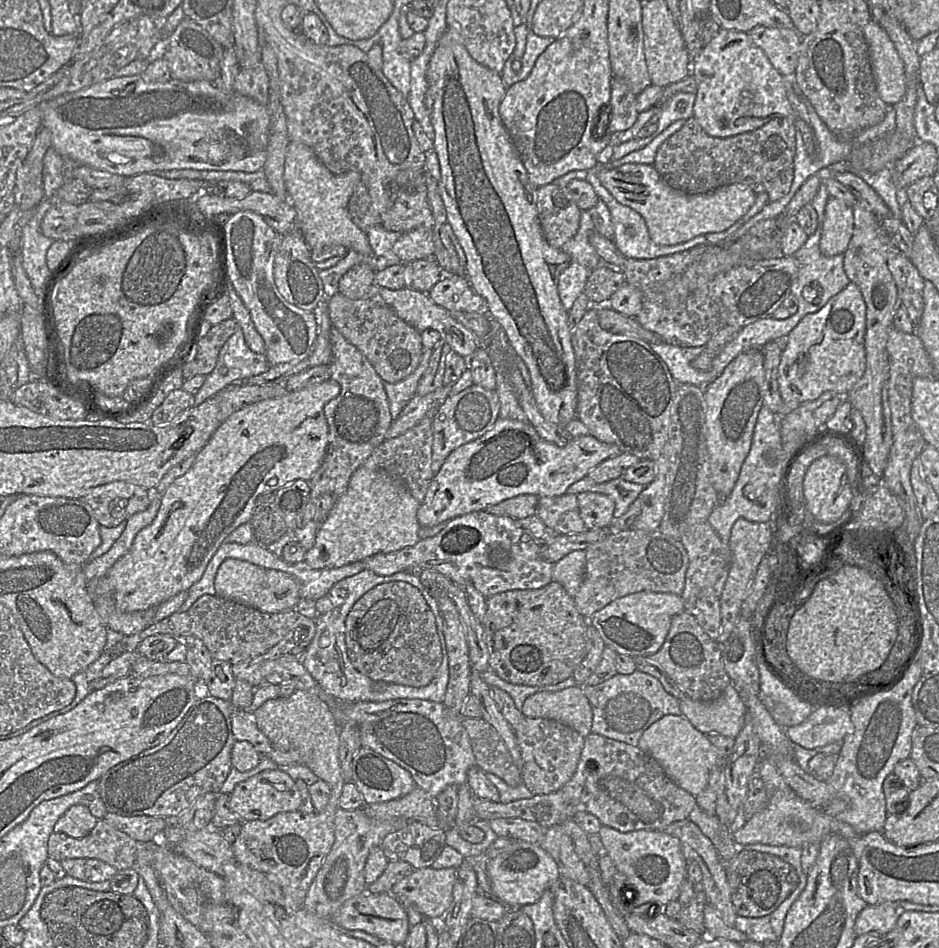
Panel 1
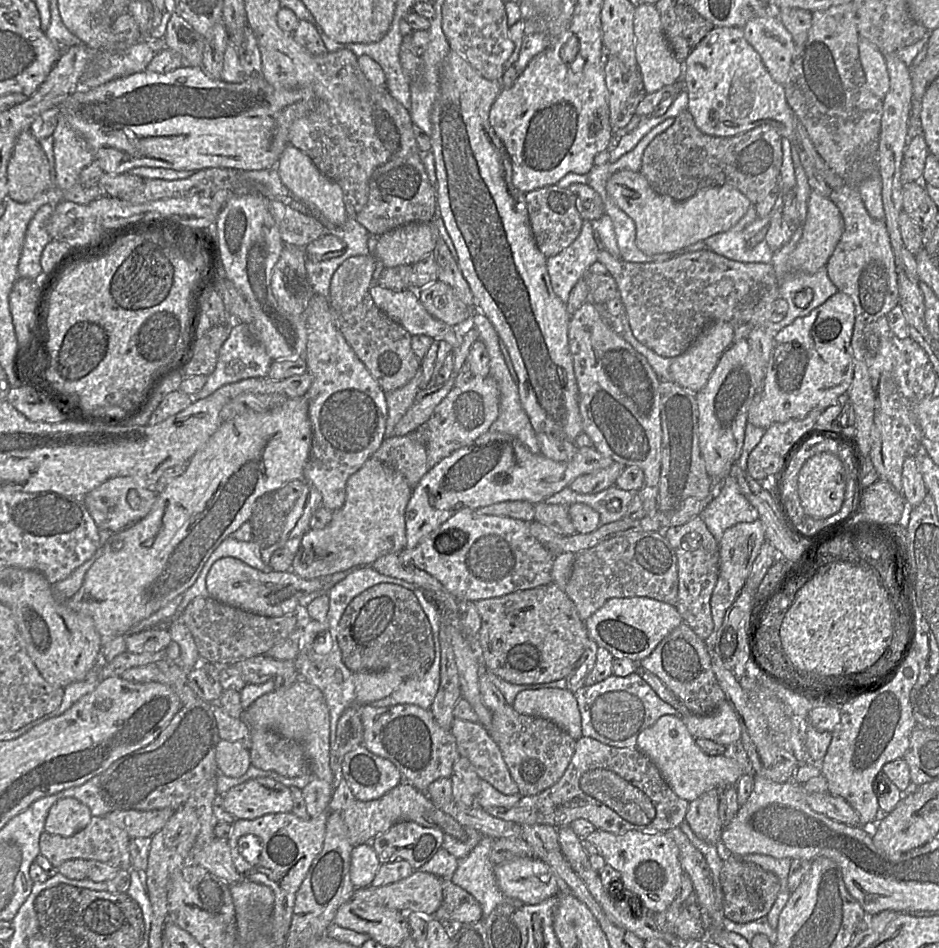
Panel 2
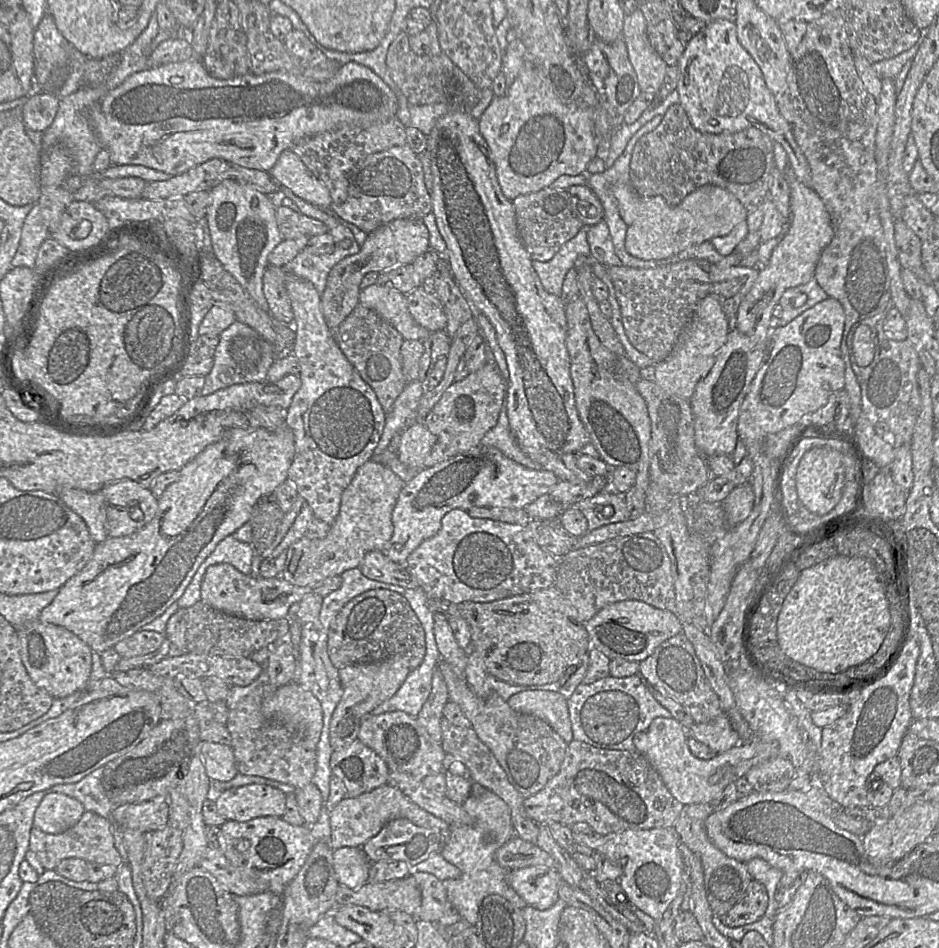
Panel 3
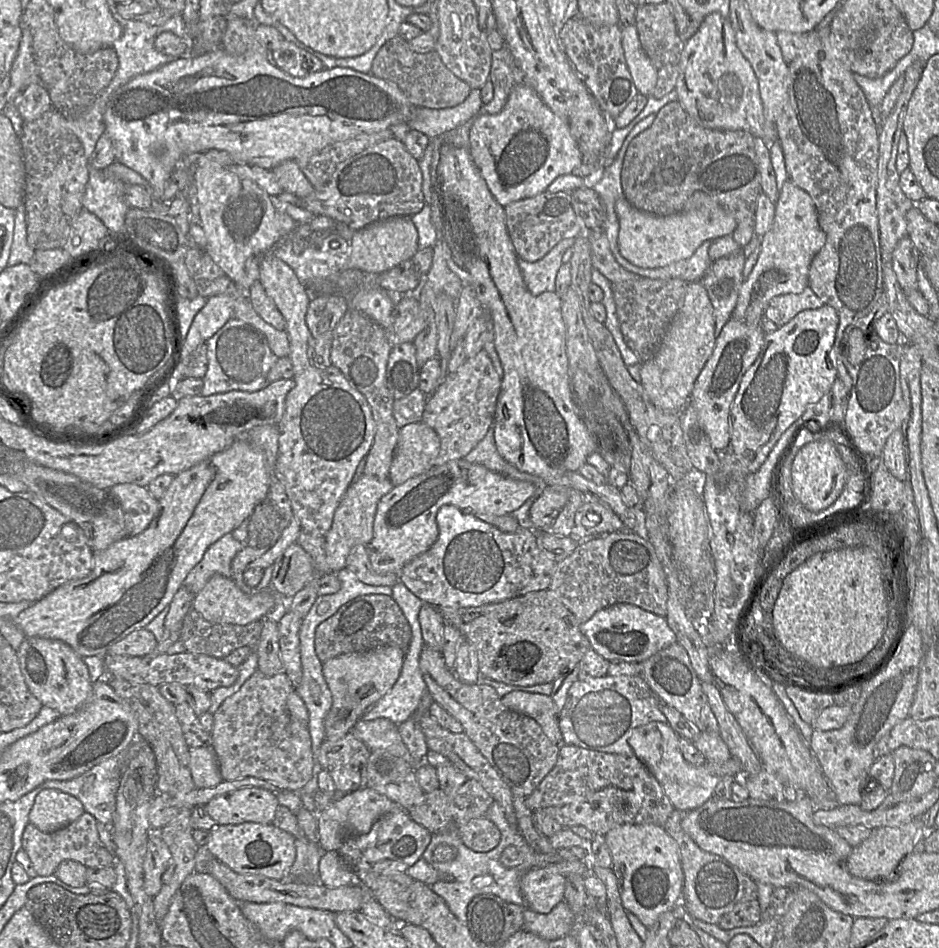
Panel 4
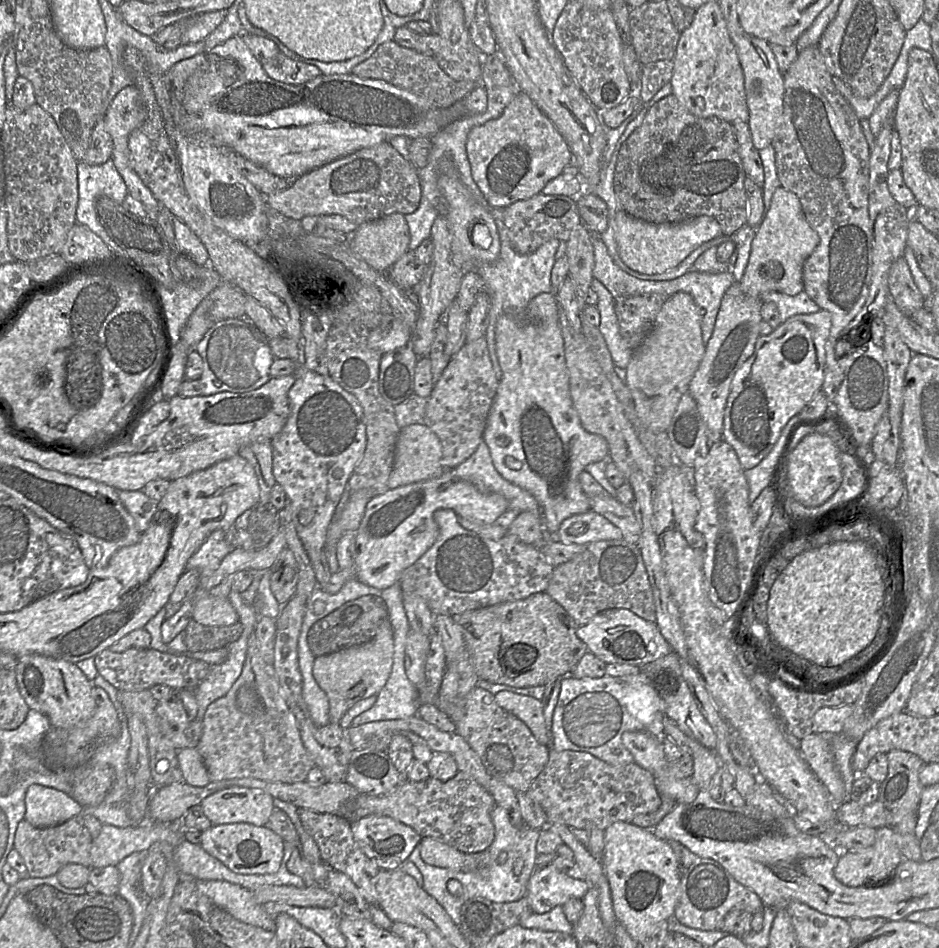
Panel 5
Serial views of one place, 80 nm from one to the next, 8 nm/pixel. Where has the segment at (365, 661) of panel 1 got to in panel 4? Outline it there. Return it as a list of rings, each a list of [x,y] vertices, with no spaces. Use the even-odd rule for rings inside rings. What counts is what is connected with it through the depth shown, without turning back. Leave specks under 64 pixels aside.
[[[367,594],[359,596],[340,607],[335,614],[321,622],[315,630],[315,652],[320,661],[350,653],[364,652],[385,646],[397,646],[404,651],[412,640],[412,630],[402,610],[389,595]]]

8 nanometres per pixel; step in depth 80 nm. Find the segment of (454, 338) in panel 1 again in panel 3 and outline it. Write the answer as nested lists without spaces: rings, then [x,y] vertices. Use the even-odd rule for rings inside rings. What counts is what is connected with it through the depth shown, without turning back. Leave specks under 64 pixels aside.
[[[374,284],[362,289],[359,303],[390,323],[404,340],[424,341],[431,334],[431,331],[419,325],[411,316],[407,294],[393,287]]]

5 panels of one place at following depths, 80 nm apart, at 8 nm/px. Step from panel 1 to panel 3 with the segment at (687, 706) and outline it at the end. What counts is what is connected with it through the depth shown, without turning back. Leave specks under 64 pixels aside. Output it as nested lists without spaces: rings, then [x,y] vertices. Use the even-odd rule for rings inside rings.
[[[725,712],[707,723],[694,723],[689,729],[689,735],[717,754],[724,753],[741,742],[738,732]]]

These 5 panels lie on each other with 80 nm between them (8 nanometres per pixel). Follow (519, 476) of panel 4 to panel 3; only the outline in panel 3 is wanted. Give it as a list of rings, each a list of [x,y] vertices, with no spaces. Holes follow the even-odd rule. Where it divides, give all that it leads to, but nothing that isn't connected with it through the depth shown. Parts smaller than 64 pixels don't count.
[[[504,407],[500,411],[496,425],[484,435],[480,445],[495,447],[508,458],[528,468],[542,469],[542,466],[532,460],[518,445],[510,430],[507,412]]]

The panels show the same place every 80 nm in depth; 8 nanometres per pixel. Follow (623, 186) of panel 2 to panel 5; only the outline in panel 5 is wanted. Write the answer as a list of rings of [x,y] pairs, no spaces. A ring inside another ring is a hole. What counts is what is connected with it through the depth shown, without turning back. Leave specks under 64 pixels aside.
[[[621,208],[615,217],[615,240],[622,261],[642,274],[661,274],[678,264],[709,240],[722,236],[719,222],[711,216],[699,216],[679,223],[653,224],[634,218]]]

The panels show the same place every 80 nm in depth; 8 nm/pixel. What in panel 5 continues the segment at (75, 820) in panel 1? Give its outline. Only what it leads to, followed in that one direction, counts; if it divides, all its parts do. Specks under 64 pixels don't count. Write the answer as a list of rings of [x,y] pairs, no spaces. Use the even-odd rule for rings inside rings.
[[[36,784],[26,791],[25,807],[24,820],[39,828],[62,824],[83,812],[83,807],[70,795]]]

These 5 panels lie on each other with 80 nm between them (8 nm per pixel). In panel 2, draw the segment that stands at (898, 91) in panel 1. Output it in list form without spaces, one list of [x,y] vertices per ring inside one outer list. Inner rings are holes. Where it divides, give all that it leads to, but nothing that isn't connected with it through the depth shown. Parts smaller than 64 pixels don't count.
[[[867,39],[859,40],[859,56],[870,91],[883,100],[889,91],[889,73],[885,55]]]

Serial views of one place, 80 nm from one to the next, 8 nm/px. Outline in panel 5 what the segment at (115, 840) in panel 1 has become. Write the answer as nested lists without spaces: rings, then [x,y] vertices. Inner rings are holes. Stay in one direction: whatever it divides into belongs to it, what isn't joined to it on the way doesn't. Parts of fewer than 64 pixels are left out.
[[[81,815],[62,824],[39,828],[21,820],[17,826],[14,847],[23,858],[29,877],[45,878],[56,875],[66,864],[81,864],[90,868],[90,848],[93,836],[84,826]]]

